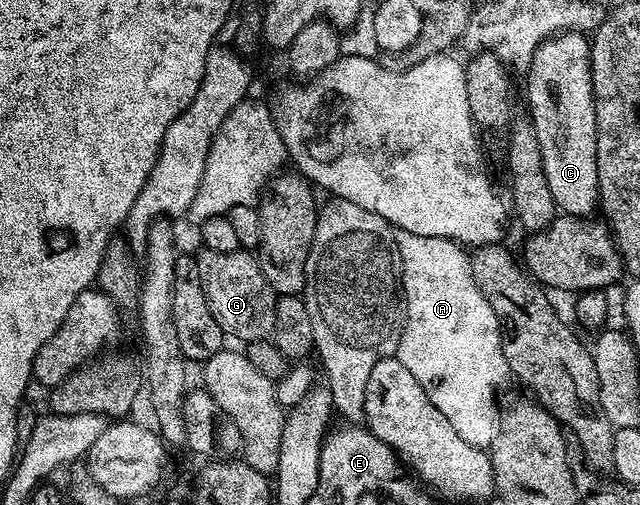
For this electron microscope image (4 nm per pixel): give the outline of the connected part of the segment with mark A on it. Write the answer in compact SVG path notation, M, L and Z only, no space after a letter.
M416 235L413 238L413 245L415 247L397 247L401 258L401 288L405 291L405 328L401 334L395 357L399 361L403 361L403 365L407 365L407 370L414 375L415 381L419 381L419 385L423 385L427 397L431 397L431 405L435 405L435 409L439 409L439 413L443 413L443 417L447 417L447 421L451 421L455 433L459 433L459 437L463 437L463 441L482 449L488 448L497 435L498 429L501 428L502 412L497 411L497 390L505 382L510 382L511 379L507 357L503 353L503 345L501 344L501 326L495 317L495 309L491 309L491 305L487 305L487 297L483 297L483 293L475 281L473 270L469 264L469 255L462 244L443 237L419 237Z

